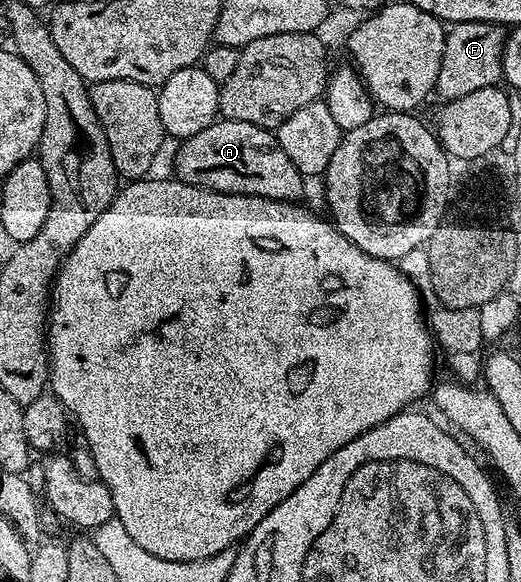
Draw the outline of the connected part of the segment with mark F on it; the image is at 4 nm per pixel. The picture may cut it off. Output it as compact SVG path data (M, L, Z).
M457 21L449 24L444 35L444 50L435 96L440 96L441 102L453 101L462 99L462 95L470 95L470 91L482 91L482 87L500 85L504 76L502 55L505 36L505 26L489 21Z

